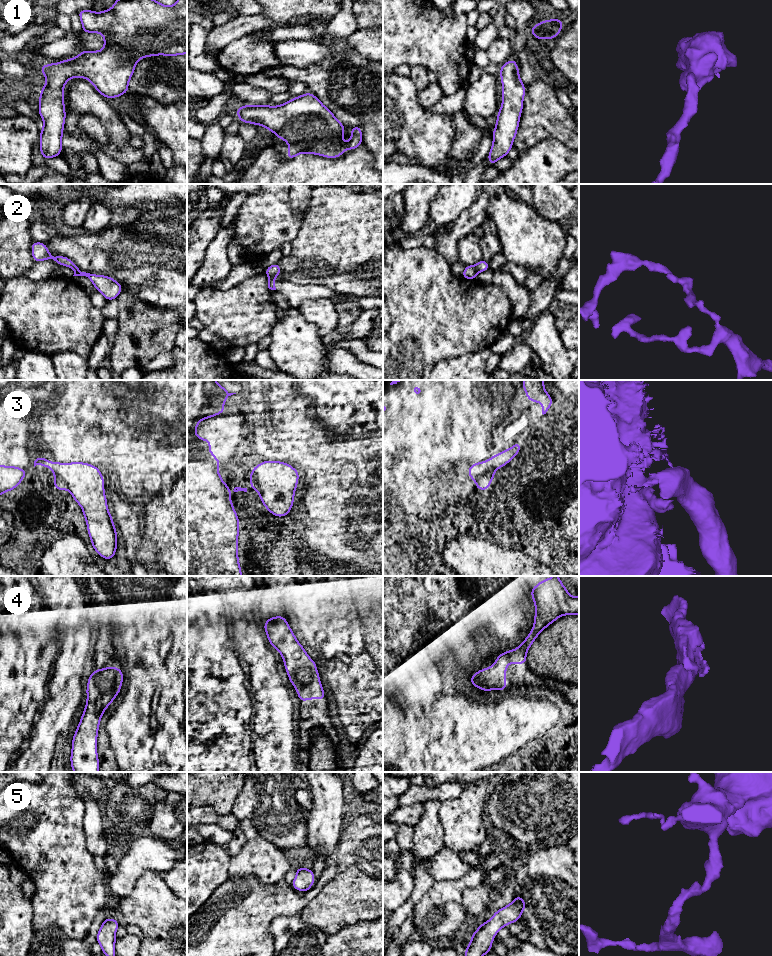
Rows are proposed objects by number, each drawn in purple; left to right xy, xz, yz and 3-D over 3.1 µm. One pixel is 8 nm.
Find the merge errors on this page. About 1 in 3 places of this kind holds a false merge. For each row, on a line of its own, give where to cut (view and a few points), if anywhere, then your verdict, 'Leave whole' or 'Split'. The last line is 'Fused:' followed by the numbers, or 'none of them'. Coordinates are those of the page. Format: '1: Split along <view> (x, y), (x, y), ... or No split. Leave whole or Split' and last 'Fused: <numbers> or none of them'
1: No split. Leave whole
2: Split along xy (78, 268), (73, 270). Split
3: Split along yz (493, 470), (487, 469), (479, 475), (470, 475). Split
4: No split. Leave whole
5: No split. Leave whole
Fused: 2, 3

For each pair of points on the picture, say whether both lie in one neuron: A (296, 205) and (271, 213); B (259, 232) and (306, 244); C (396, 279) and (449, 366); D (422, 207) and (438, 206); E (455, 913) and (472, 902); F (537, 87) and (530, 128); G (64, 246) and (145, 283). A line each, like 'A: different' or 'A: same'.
A: different
B: different
C: different
D: different
E: different
F: same
G: same

